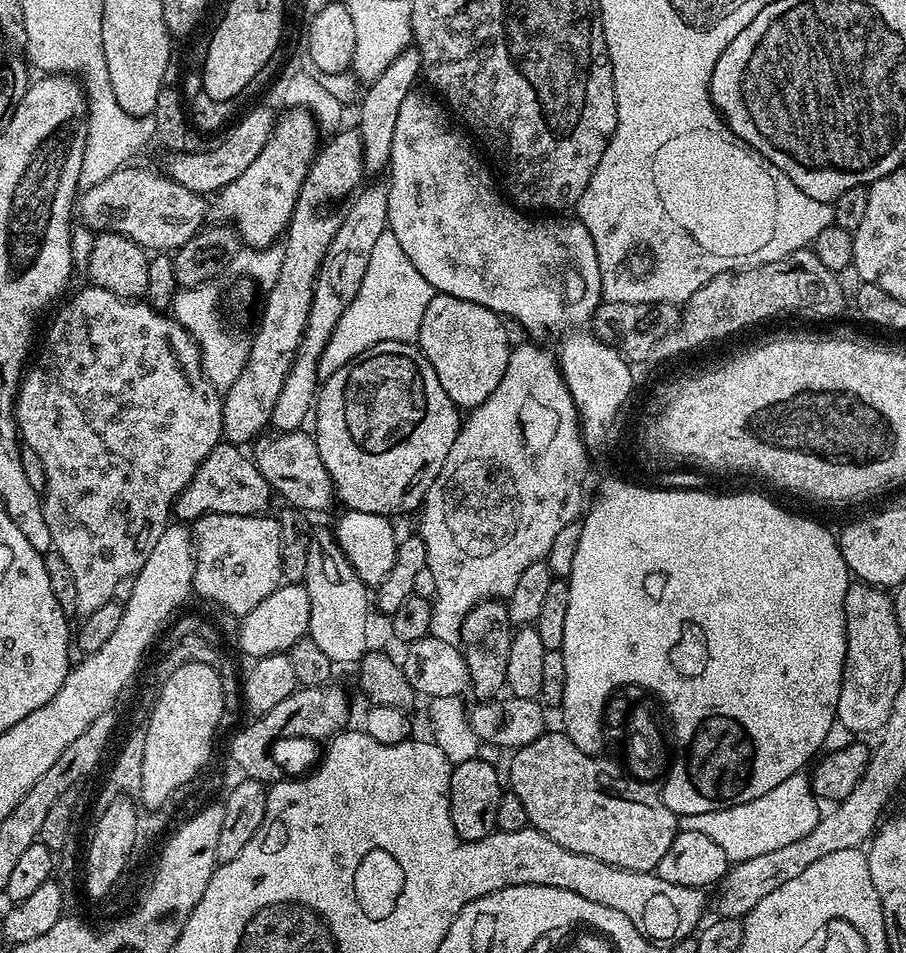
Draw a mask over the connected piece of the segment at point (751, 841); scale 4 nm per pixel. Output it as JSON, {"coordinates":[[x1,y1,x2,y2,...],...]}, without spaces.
{"coordinates":[[799,771,786,778,786,782,778,782,778,786,762,794,762,798,754,798,741,804,729,804,706,814,682,816,679,817,678,824,683,831,706,834,706,838,718,842,718,846,726,850,729,861,739,862,750,856,761,856,785,848,790,846,790,842,808,836,822,815,819,806,821,807,816,793,812,790,811,779,803,771]]}

